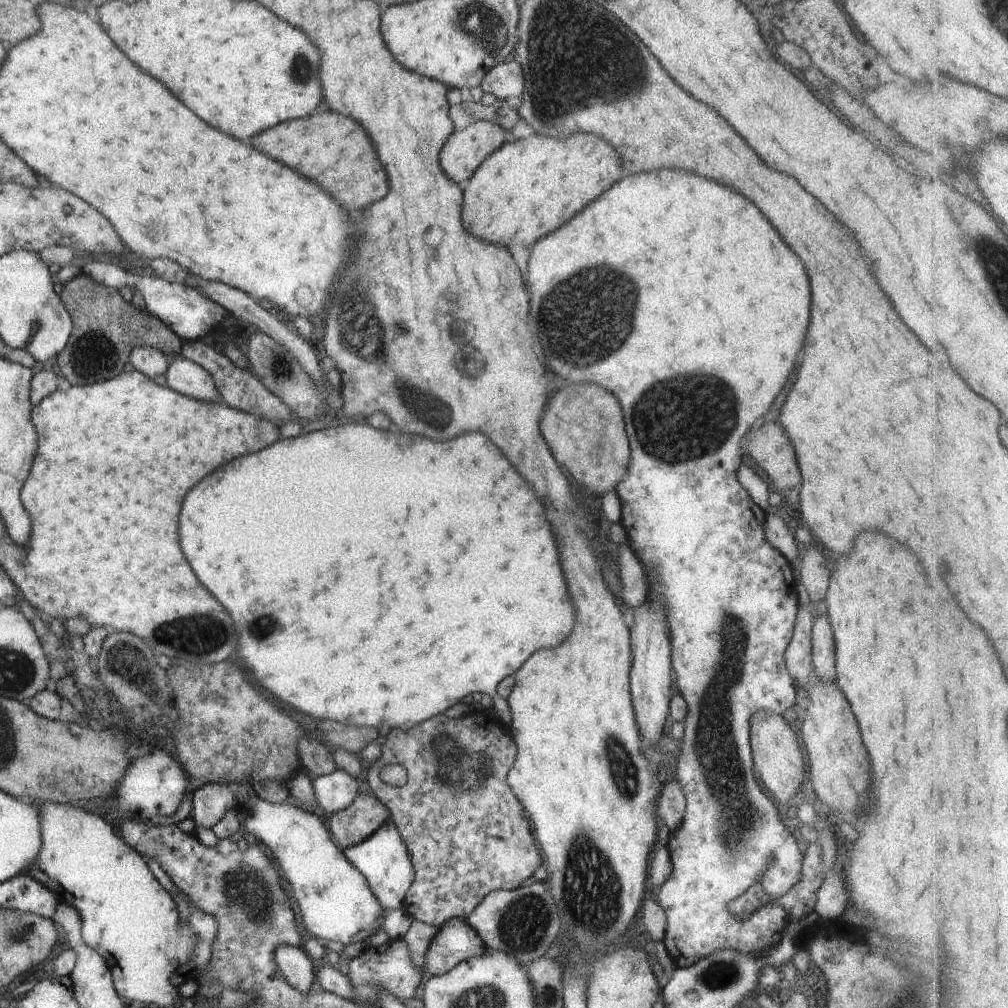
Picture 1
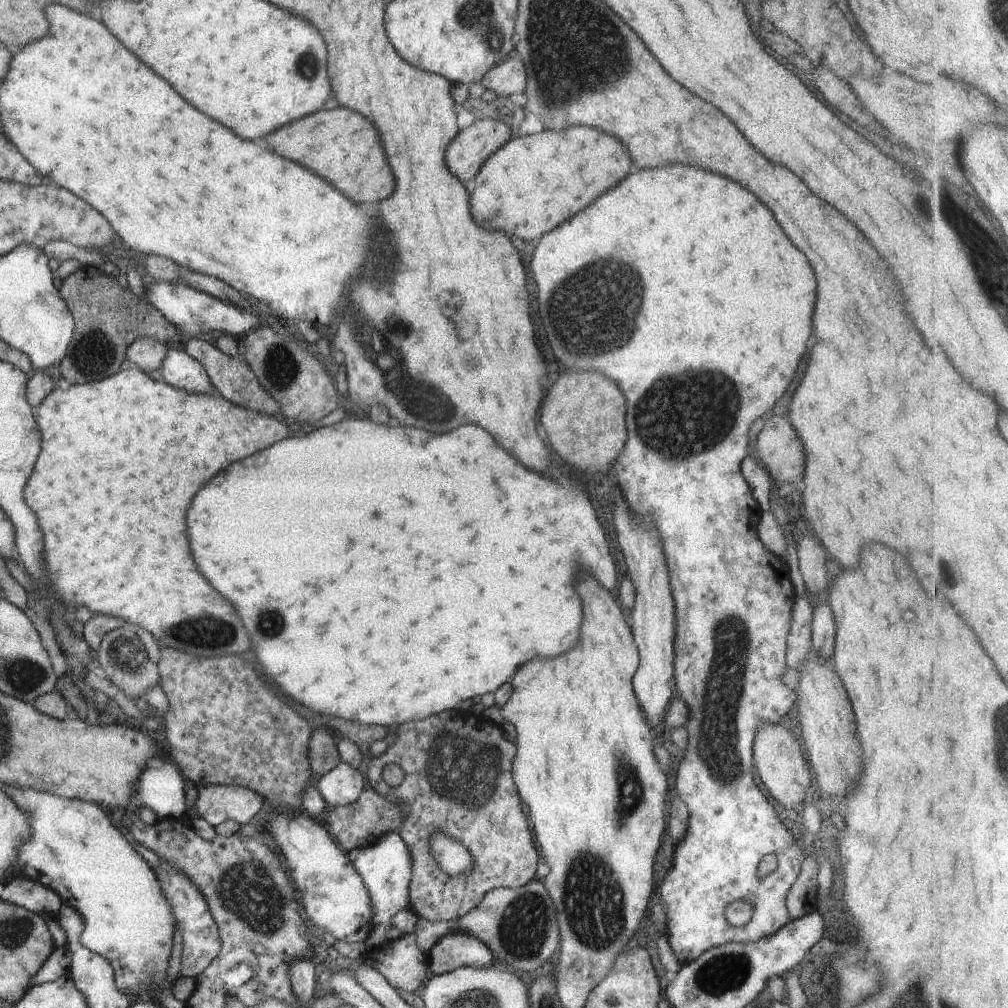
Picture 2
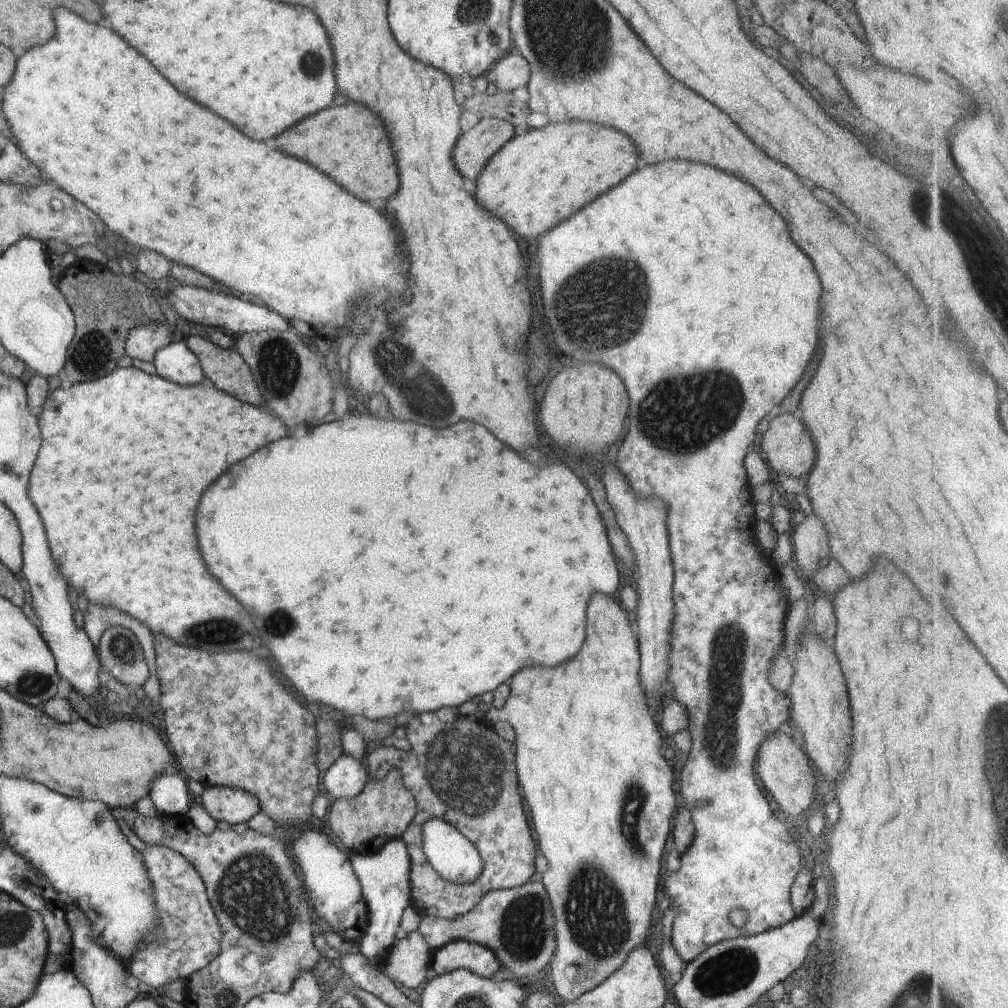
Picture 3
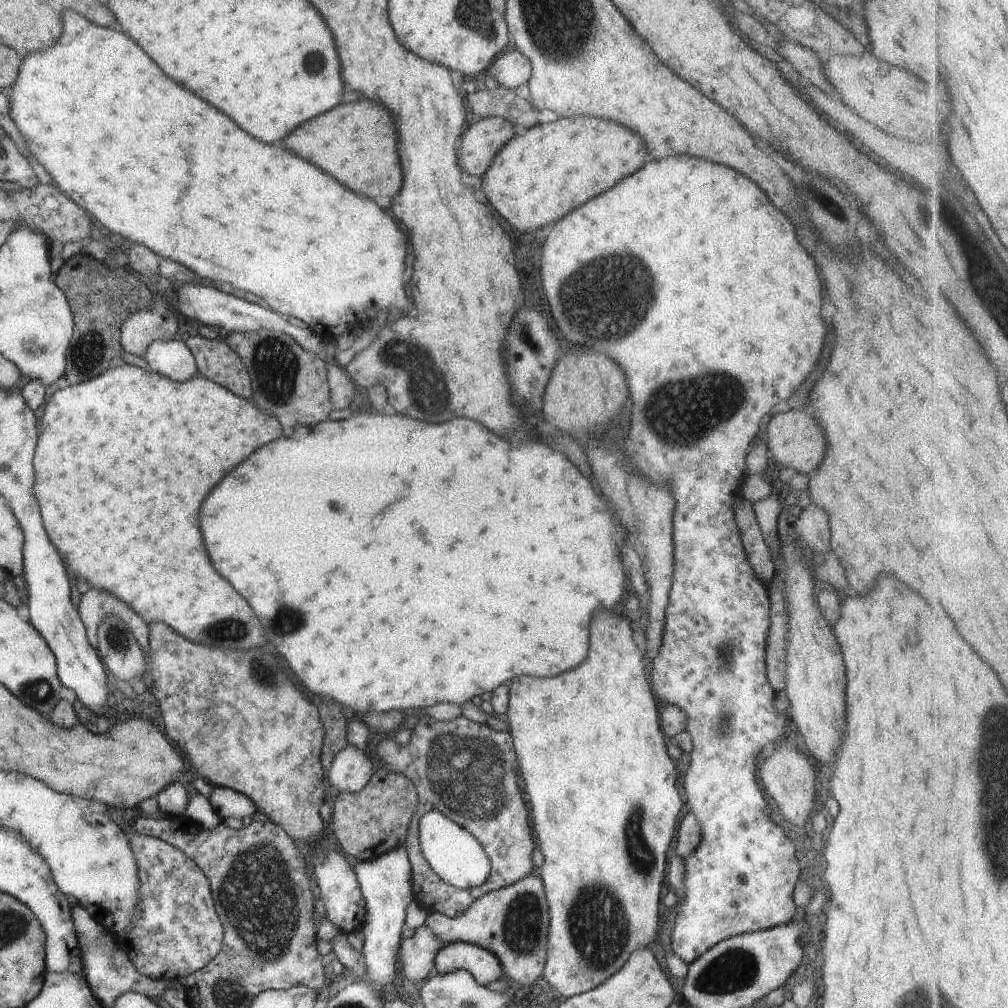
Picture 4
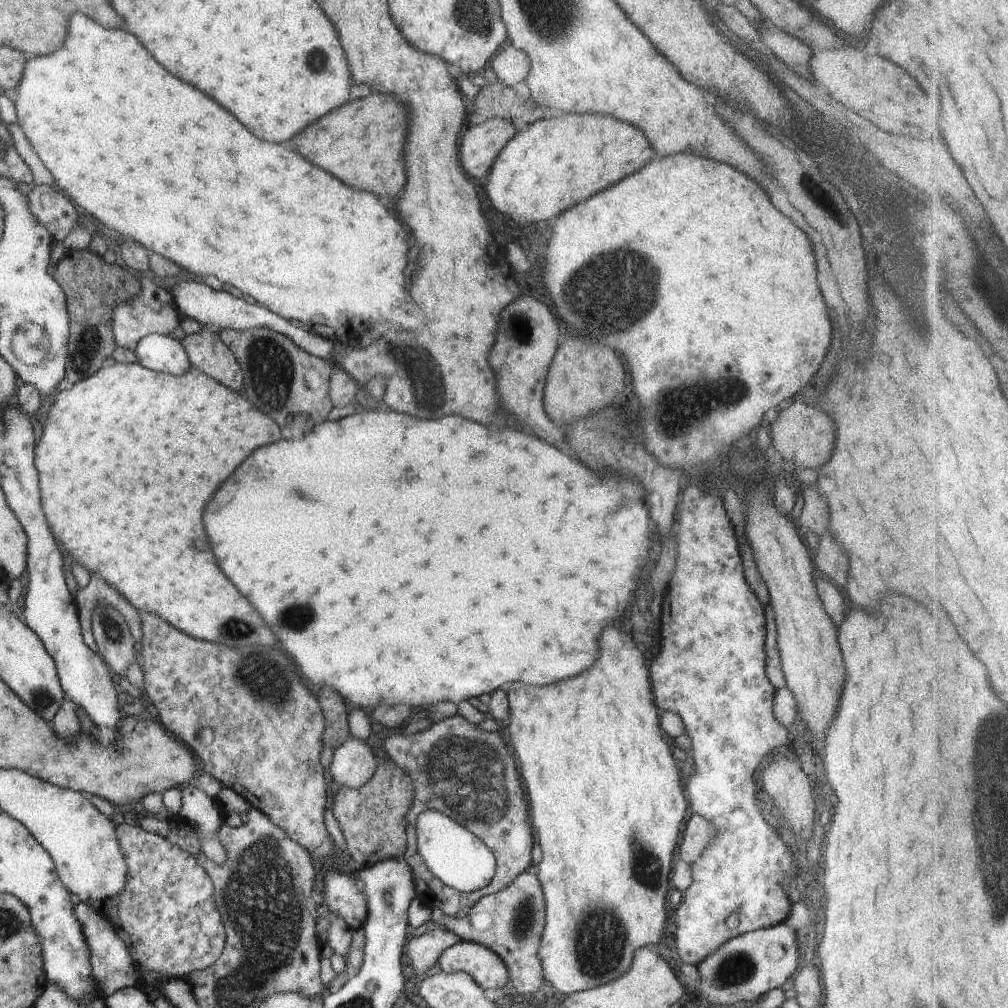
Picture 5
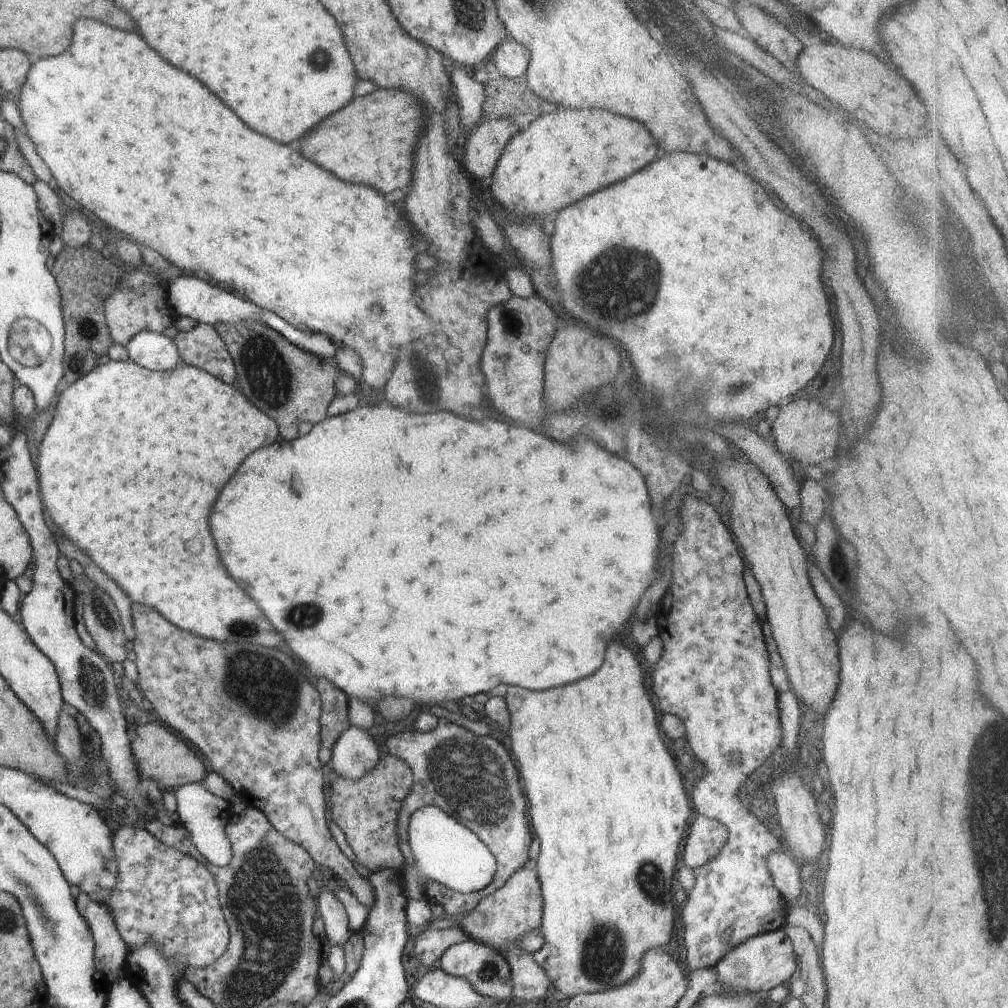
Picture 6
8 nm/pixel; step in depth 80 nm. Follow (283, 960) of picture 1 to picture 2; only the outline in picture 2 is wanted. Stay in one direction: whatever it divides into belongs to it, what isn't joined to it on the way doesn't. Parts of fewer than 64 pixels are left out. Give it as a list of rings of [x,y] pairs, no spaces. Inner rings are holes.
[[[293,958],[288,961],[289,975],[294,994],[302,1004],[308,1004],[314,998],[316,990],[316,970],[310,959]]]

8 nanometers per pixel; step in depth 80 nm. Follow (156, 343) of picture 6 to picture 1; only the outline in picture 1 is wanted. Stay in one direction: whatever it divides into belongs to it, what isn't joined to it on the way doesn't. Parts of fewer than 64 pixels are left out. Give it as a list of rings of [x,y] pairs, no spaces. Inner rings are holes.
[[[174,356],[174,358],[169,358],[168,361],[169,367],[165,372],[168,387],[179,392],[181,395],[196,399],[197,401],[207,403],[222,402],[220,394],[216,390],[212,375],[207,370],[204,370],[204,368],[195,362],[186,360],[182,356]]]

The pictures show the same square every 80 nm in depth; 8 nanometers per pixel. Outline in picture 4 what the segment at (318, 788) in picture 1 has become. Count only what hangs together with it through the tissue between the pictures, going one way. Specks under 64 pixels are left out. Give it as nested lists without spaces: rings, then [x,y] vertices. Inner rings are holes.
[[[347,745],[344,750],[335,754],[328,769],[328,780],[340,793],[357,793],[368,784],[375,771],[373,762],[364,752]]]

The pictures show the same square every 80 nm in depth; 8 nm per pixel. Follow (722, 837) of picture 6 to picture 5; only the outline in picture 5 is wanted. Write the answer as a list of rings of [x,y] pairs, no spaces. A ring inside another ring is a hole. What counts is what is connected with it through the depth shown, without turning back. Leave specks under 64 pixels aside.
[[[693,814],[690,820],[687,820],[682,834],[682,844],[678,850],[681,859],[689,865],[694,862],[702,854],[714,832],[716,829],[705,818]]]

